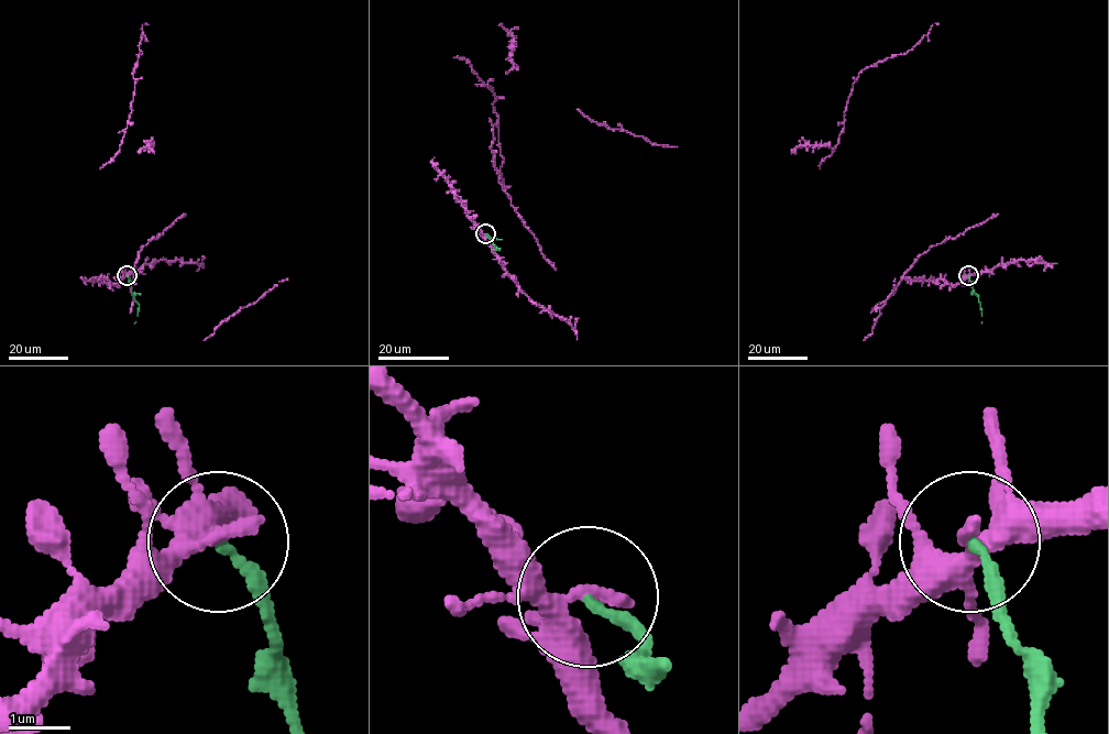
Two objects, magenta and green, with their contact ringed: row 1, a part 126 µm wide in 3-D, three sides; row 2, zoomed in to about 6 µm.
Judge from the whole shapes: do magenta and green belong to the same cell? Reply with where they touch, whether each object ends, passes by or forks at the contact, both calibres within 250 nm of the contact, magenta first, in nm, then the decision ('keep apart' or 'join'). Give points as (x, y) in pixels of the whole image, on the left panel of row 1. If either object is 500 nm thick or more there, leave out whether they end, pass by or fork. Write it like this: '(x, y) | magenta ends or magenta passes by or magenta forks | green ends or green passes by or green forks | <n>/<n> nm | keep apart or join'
(127, 275) | magenta forks | green ends | 240/180 nm | keep apart

